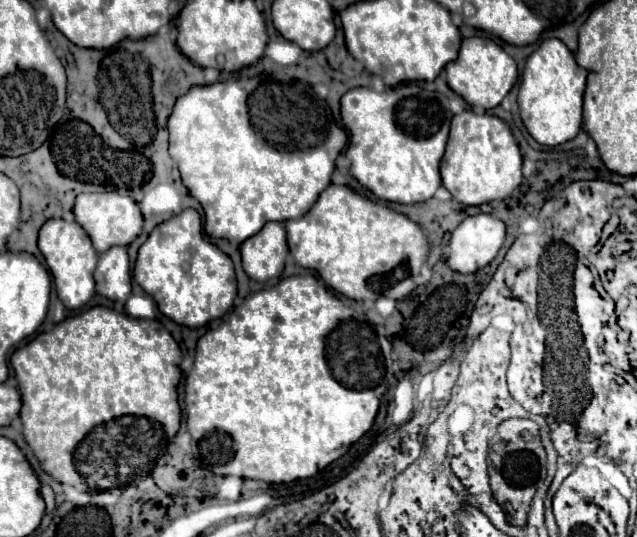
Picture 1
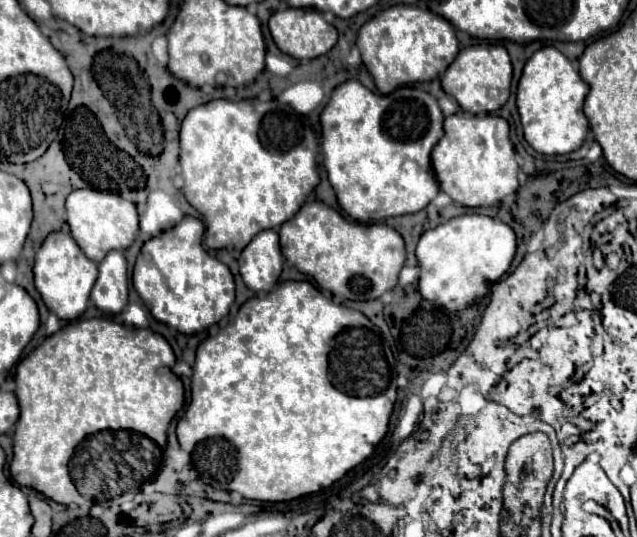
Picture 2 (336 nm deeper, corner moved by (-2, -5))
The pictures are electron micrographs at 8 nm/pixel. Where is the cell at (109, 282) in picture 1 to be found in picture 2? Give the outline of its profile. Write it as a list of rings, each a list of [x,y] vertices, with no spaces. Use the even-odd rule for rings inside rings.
[[[114,251],[108,253],[104,257],[104,261],[100,261],[98,265],[98,279],[92,287],[92,295],[90,299],[94,301],[94,305],[106,313],[120,313],[126,303],[128,303],[128,265],[126,265],[126,257],[122,251]]]

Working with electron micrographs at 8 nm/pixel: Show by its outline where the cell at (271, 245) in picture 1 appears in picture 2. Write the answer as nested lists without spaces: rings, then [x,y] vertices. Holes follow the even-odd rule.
[[[274,229],[258,233],[242,251],[238,263],[240,275],[252,291],[270,291],[276,285],[284,265],[278,233]]]

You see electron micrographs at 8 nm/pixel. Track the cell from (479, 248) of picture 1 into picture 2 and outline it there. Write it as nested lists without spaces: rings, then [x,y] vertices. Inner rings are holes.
[[[478,213],[454,217],[448,223],[422,233],[418,241],[416,257],[422,269],[420,293],[444,309],[466,309],[480,301],[490,287],[500,281],[508,271],[514,253],[516,235],[506,223]]]

